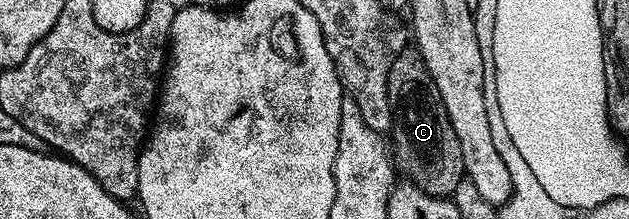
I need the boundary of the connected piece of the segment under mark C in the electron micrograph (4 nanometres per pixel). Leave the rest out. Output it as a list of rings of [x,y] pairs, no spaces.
[[[406,46],[399,57],[391,61],[387,89],[394,118],[391,155],[396,170],[400,174],[402,171],[405,174],[402,176],[423,189],[423,193],[440,199],[452,197],[465,179],[463,149],[459,149],[459,137],[455,137],[455,129],[451,129],[443,97],[439,97],[439,89],[435,89],[435,81],[416,46]]]

